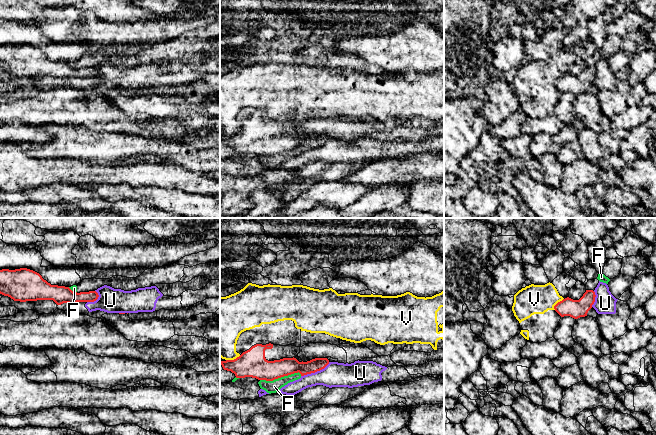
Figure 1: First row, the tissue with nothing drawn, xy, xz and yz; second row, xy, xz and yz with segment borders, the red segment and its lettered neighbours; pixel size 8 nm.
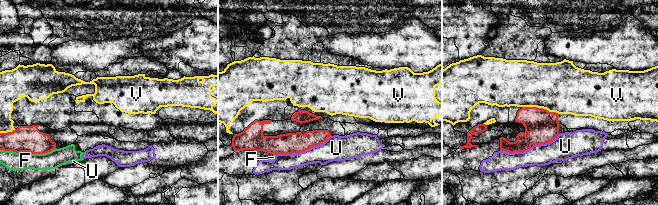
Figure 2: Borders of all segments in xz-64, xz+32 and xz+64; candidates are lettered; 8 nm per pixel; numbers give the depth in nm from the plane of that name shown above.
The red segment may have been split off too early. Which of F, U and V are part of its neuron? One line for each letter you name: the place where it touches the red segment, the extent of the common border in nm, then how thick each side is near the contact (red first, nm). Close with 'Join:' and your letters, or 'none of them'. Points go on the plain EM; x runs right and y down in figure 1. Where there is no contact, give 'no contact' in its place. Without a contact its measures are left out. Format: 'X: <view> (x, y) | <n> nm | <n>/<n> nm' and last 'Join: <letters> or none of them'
Join: none of them

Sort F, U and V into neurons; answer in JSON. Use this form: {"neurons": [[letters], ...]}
{"neurons": [["F"], ["U"], ["V"]]}

